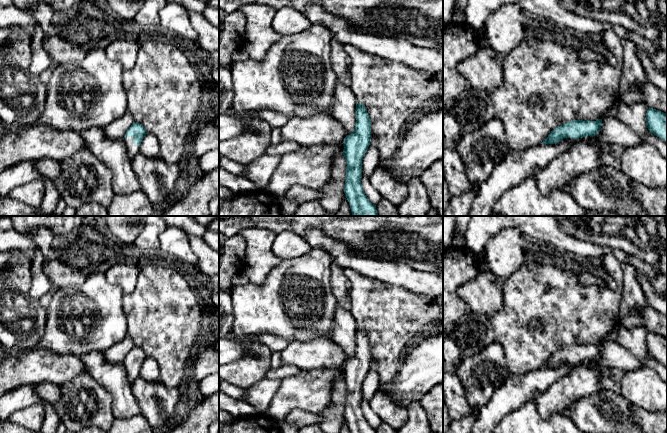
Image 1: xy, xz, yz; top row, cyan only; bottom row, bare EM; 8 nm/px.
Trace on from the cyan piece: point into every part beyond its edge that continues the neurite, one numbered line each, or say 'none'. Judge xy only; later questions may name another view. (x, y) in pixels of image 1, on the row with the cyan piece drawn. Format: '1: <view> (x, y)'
1: xy (133, 149)

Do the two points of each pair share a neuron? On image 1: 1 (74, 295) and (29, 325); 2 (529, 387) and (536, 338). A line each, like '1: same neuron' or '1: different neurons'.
1: different neurons
2: different neurons

